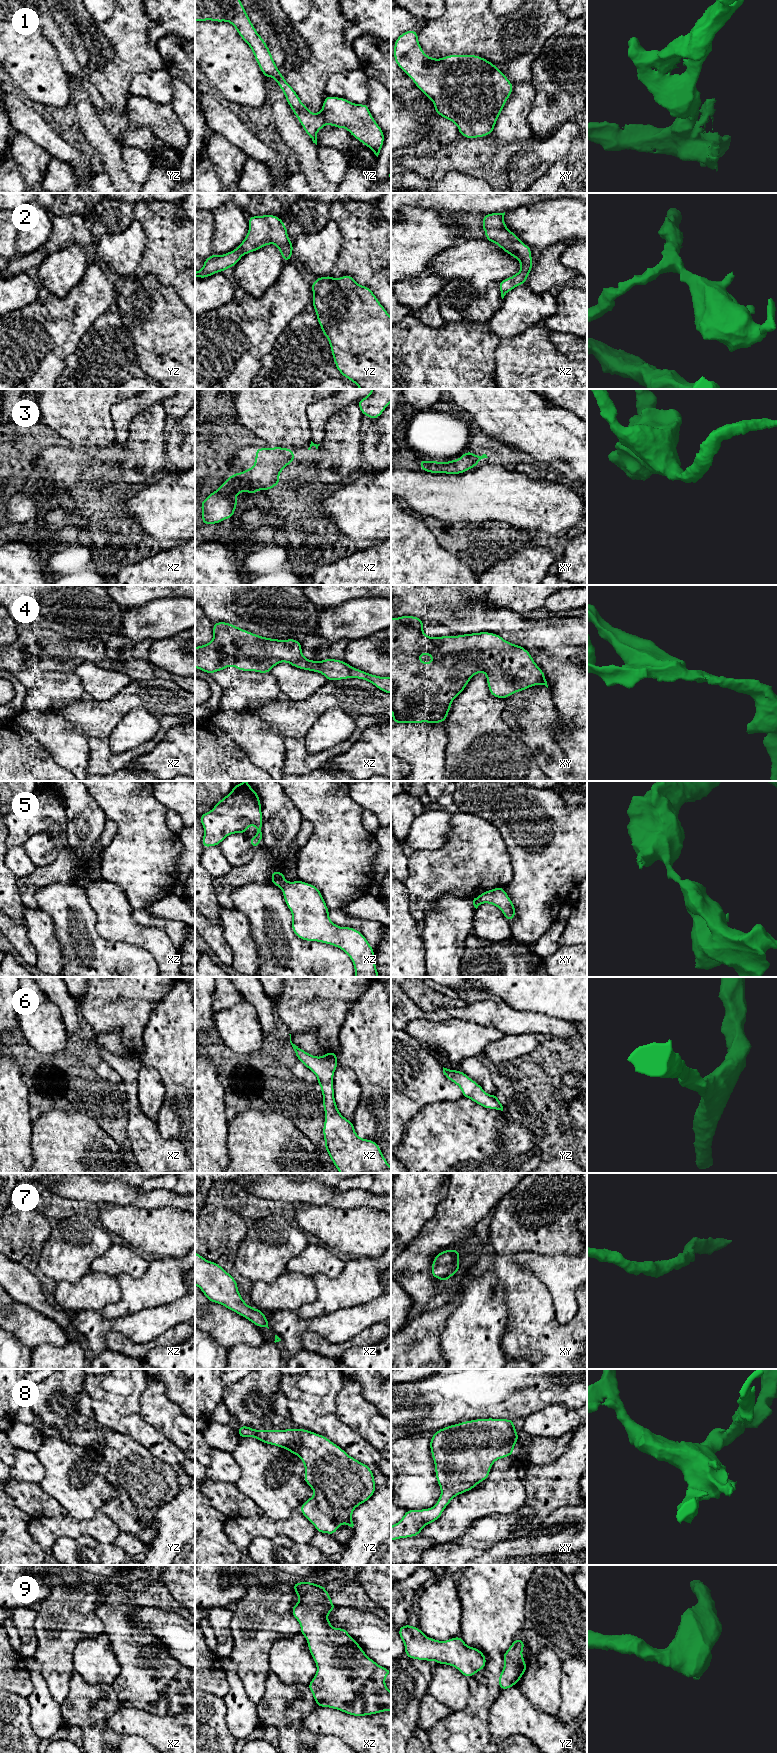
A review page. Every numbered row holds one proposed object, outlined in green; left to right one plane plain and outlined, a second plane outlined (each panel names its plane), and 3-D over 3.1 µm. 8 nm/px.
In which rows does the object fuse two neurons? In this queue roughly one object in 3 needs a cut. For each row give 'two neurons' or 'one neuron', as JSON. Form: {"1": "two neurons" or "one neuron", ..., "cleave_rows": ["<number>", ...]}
{"1": "one neuron", "2": "one neuron", "3": "one neuron", "4": "one neuron", "5": "two neurons", "6": "one neuron", "7": "one neuron", "8": "one neuron", "9": "one neuron", "cleave_rows": ["5"]}

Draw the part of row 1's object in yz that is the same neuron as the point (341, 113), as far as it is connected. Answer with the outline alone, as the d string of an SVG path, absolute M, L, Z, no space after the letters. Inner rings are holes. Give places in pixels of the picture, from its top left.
M195 0L195 21L227 21L231 23L240 37L249 45L253 51L255 60L257 61L264 77L271 77L276 80L279 87L285 94L287 103L291 106L291 110L301 123L307 135L312 139L313 143L317 145L317 132L321 130L324 125L332 125L336 128L345 128L349 133L362 144L369 147L378 157L381 148L384 144L384 132L378 126L377 122L372 117L367 104L355 104L351 101L334 97L326 96L320 113L311 113L309 109L301 102L295 90L286 82L283 75L275 65L271 52L263 40L257 33L254 25L251 23L246 10L240 0Z

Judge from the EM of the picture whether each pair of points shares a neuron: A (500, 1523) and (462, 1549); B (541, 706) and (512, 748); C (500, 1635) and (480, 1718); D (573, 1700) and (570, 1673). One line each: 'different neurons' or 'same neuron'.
A: same neuron
B: different neurons
C: same neuron
D: same neuron

